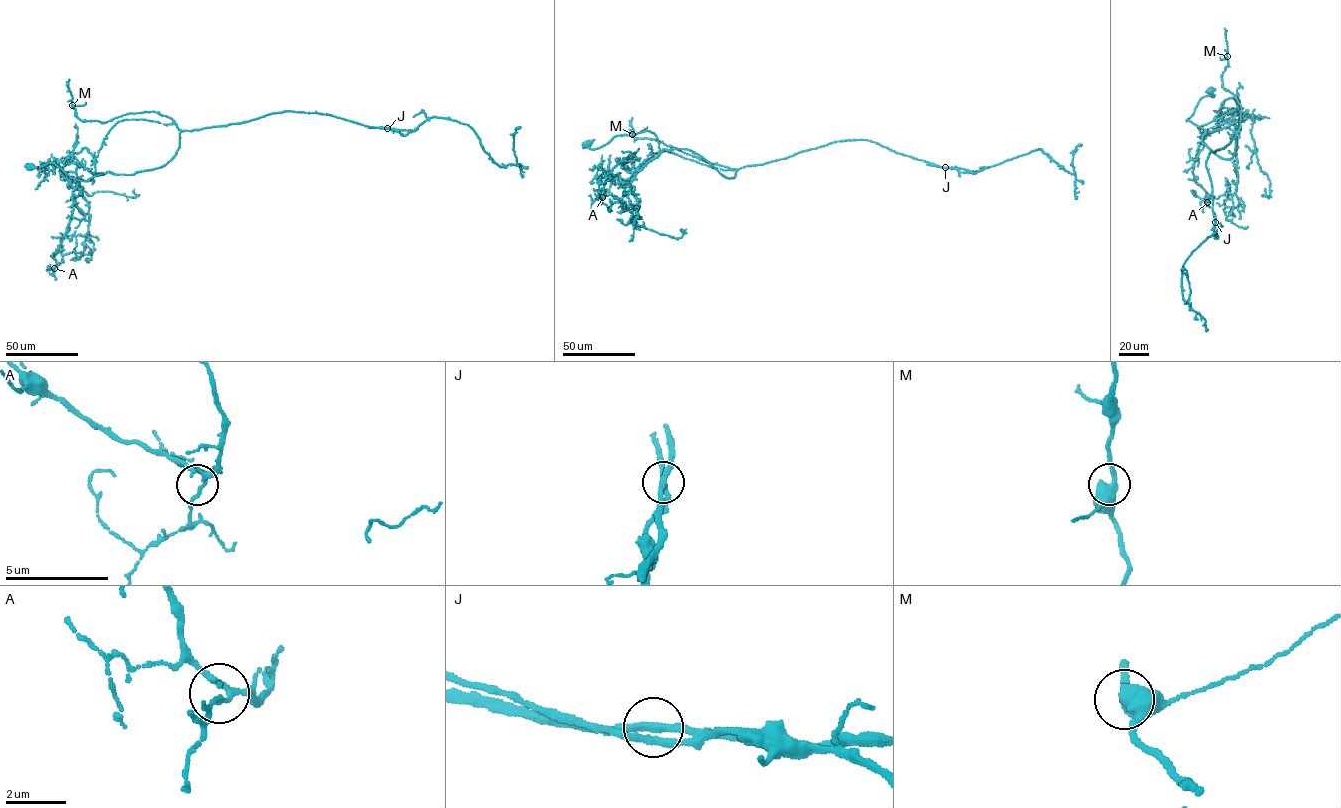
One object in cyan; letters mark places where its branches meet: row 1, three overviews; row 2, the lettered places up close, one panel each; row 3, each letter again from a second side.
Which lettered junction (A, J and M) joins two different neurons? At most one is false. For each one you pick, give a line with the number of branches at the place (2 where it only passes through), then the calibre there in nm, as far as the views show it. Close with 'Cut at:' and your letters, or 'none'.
J: 2 branches meet; 280 nm thick
Cut at: J

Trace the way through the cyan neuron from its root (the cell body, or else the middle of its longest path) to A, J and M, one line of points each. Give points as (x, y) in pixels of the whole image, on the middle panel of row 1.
A: (588, 143), (646, 130), (658, 142), (635, 173), (616, 158), (628, 161), (608, 174), (602, 197)
J: (588, 143), (651, 131), (659, 153), (690, 150), (729, 178), (852, 140), (945, 167)
M: (588, 143), (646, 130), (659, 153), (690, 150), (735, 175), (632, 134)

